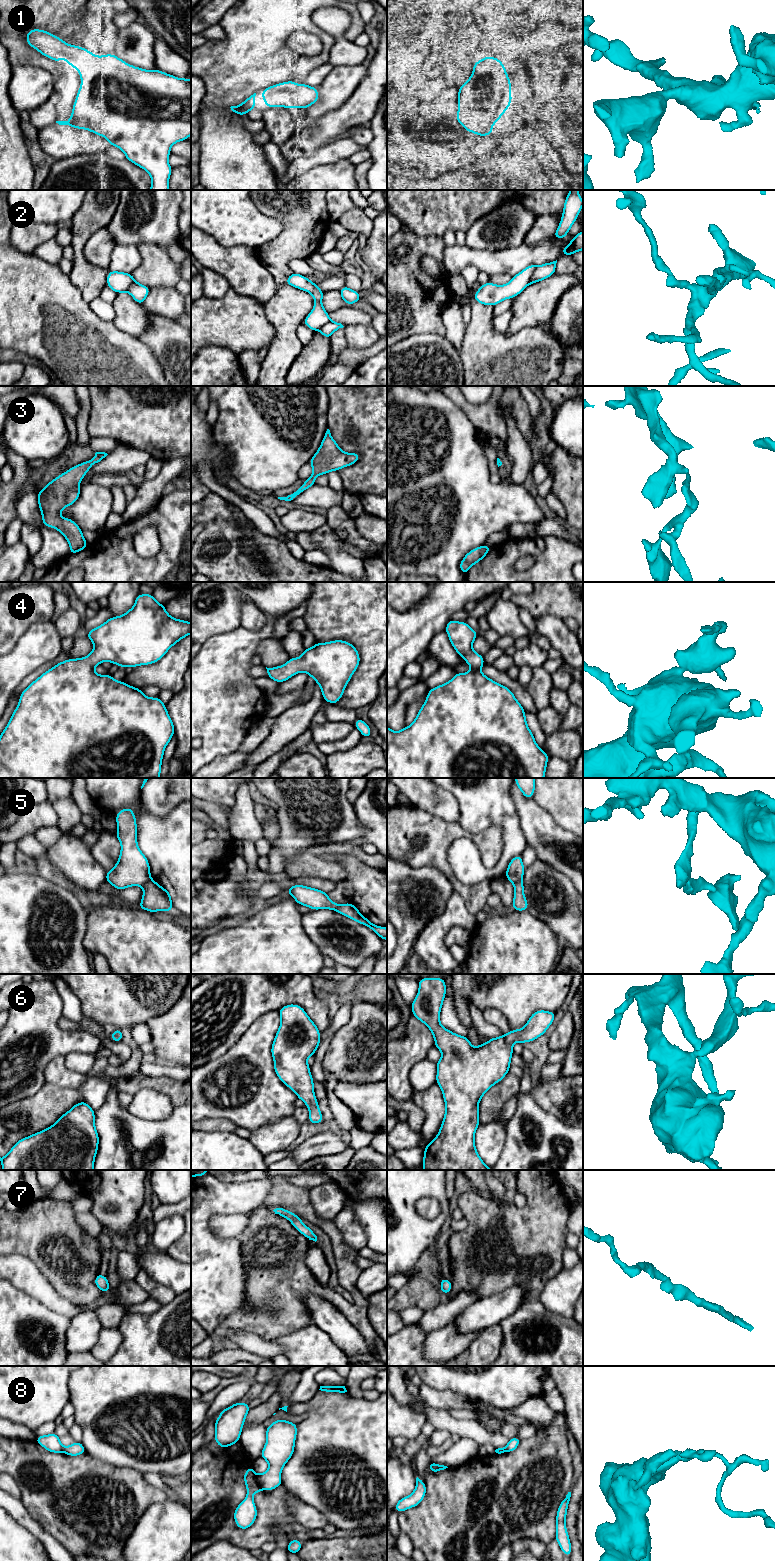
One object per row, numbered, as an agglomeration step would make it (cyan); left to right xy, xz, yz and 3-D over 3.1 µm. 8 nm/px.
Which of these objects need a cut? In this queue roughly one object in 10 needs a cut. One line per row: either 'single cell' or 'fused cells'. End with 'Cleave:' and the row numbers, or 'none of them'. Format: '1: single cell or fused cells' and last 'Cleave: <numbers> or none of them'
1: single cell
2: single cell
3: single cell
4: single cell
5: fused cells
6: single cell
7: single cell
8: fused cells
Cleave: 5, 8

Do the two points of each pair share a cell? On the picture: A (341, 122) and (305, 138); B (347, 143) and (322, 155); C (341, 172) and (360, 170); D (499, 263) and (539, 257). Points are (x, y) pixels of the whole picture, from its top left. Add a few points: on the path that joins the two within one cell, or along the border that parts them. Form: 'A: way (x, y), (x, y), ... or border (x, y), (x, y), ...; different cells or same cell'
A: way (332, 125), (319, 138), (314, 138); same cell
B: way (341, 148), (328, 154); same cell
C: border (354, 165), (354, 177), (356, 179); different cells
D: way (509, 261), (519, 257), (529, 257); same cell

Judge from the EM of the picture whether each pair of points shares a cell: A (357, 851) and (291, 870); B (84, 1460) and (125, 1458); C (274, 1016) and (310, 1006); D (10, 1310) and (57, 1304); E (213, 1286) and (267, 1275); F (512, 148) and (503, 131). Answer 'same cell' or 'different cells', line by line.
A: same cell
B: different cells
C: different cells
D: different cells
E: different cells
F: different cells

